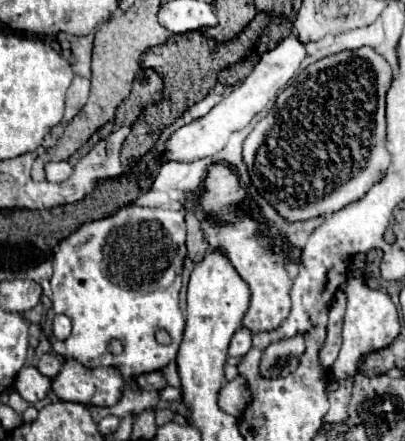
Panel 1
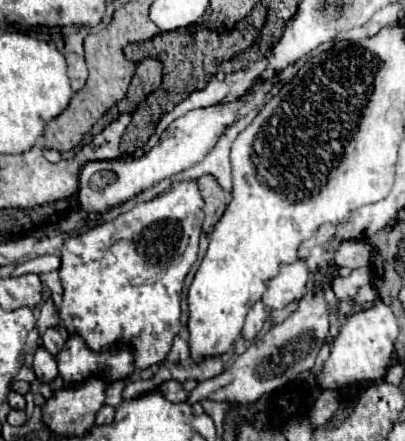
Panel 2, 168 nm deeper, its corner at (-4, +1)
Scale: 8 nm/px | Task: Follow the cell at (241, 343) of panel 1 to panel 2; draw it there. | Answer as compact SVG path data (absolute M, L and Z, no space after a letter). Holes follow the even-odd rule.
M258 300L258 302L250 308L250 312L248 312L248 316L246 316L246 324L244 324L244 328L242 328L242 336L244 336L246 340L256 338L256 334L258 334L258 332L262 330L262 326L264 326L266 318L268 318L268 308L262 304L262 300Z

